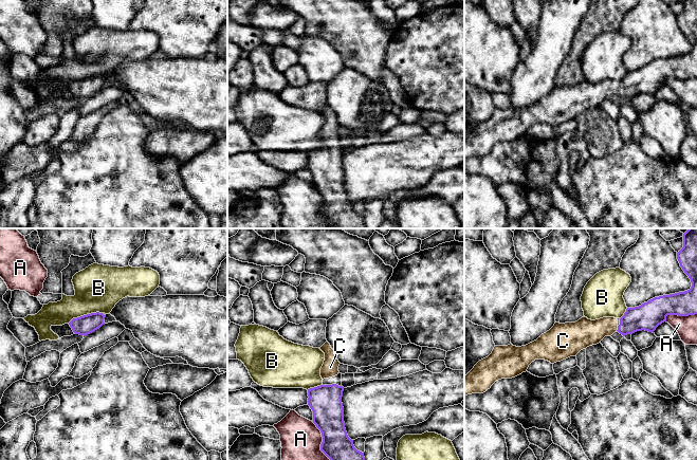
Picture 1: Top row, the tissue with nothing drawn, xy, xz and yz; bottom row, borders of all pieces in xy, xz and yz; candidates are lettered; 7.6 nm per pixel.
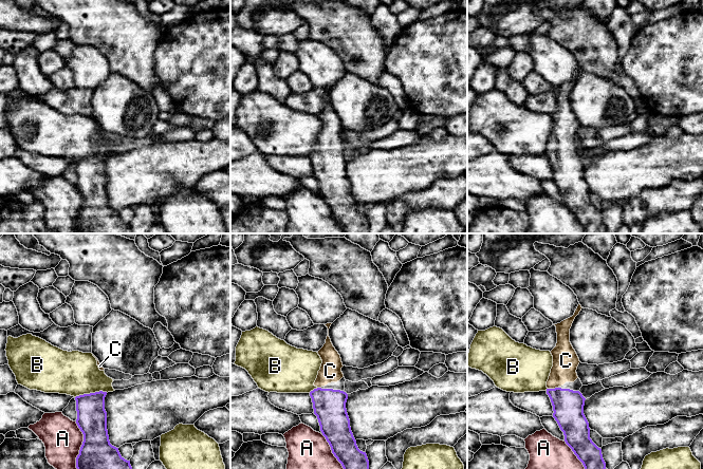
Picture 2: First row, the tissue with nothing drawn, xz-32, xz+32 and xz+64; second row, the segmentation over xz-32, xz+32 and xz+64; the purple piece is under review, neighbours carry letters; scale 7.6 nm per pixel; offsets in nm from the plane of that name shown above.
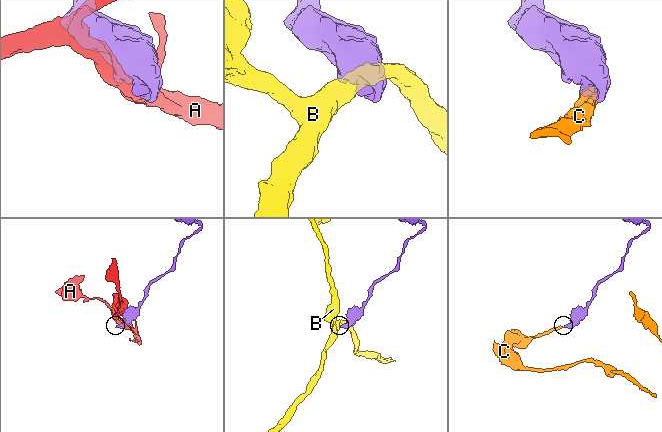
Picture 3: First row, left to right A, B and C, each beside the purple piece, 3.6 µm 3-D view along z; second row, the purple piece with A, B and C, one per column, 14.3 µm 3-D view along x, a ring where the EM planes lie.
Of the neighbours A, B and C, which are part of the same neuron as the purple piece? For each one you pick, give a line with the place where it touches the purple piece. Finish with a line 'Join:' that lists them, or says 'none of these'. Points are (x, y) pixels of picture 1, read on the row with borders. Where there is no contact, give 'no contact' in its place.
C: meets purple in yz at (618, 328)
Join: C

